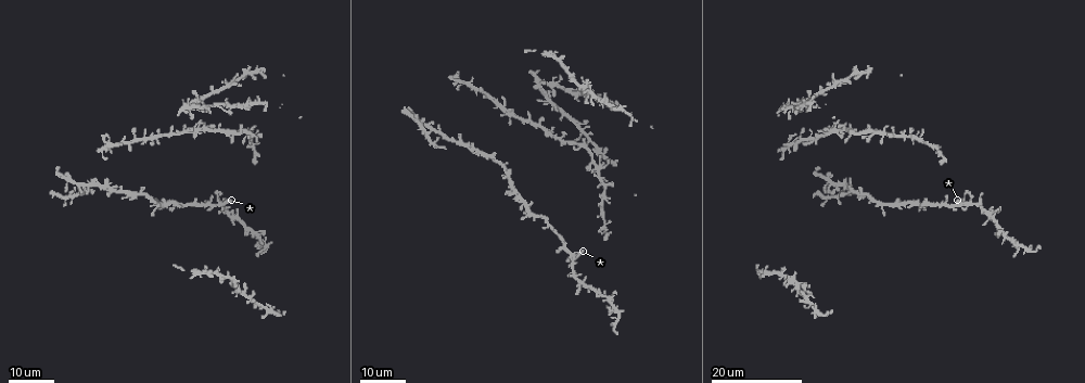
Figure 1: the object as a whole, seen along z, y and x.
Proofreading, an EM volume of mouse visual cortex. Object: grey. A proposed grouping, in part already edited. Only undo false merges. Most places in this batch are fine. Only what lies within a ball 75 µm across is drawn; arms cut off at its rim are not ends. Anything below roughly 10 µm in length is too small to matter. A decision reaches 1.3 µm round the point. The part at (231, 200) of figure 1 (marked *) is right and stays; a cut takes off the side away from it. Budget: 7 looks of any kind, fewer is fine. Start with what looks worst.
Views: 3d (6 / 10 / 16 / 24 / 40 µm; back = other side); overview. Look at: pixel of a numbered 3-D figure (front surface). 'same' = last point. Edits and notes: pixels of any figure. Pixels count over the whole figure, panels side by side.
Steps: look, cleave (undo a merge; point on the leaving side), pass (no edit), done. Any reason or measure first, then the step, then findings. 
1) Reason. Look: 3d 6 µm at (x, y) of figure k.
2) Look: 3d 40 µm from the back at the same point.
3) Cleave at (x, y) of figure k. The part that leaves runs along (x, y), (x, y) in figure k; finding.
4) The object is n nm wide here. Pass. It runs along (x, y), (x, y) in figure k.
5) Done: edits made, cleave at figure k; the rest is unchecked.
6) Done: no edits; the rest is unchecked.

Look: 3d 16 µm at (464, 141) of figure 1.

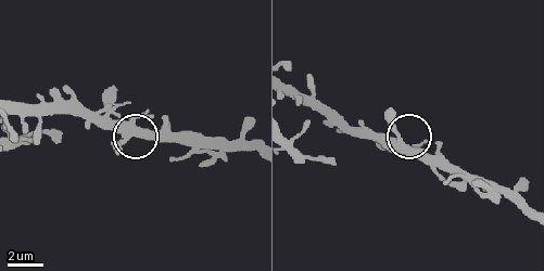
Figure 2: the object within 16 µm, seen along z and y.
Look: 3d 10 µm at (126, 138) of figure 2.

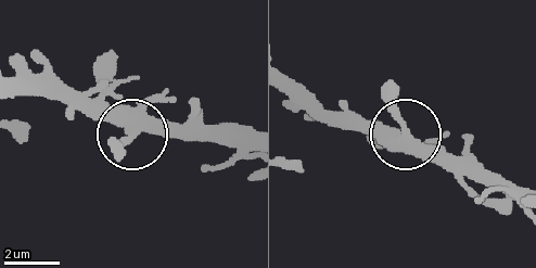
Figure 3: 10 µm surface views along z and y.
The object is 380 nm wide here. Pass. One neuron here.

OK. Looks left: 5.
Thin neck. Look: 3d 24 µm at (945, 161) of figure 1.

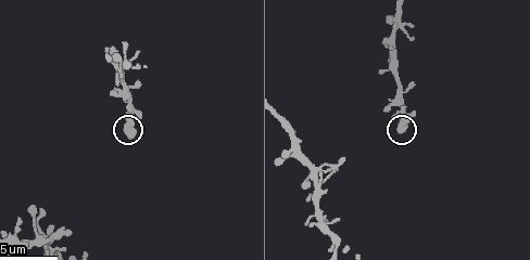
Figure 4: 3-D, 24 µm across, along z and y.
Look: 3d 10 µm at (399, 132) of figure 4.

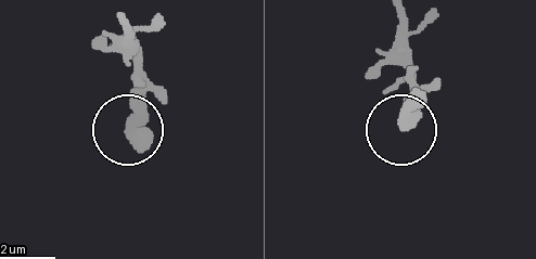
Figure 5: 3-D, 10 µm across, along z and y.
Look: 3d 6 µm at (130, 134) of figure 5.

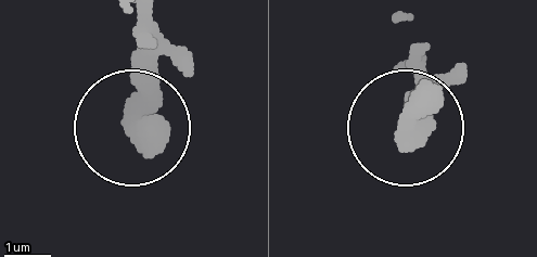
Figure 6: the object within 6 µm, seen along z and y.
The object is 370 nm wide here. Pass. All the same neuron.

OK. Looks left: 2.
Four arms meet. Look: 3d 6 µm at (38, 242) of figure 4.

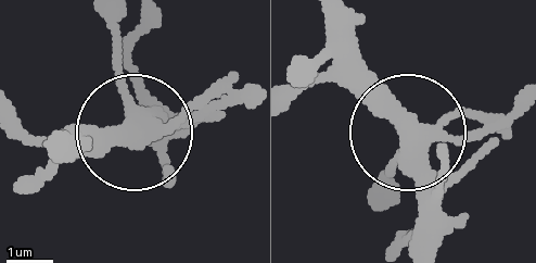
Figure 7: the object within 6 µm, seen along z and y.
Pass. Continuous, no second neuron.

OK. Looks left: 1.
Done: no edits; the rest is unchecked.

